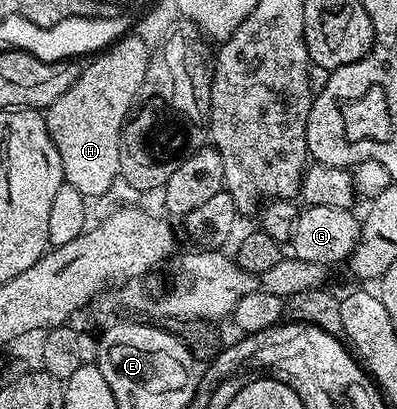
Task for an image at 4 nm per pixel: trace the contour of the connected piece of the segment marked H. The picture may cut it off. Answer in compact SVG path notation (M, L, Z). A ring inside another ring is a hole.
M139 35L123 36L111 48L93 55L81 67L78 82L43 113L62 162L64 183L74 186L85 198L110 191L120 176L120 134L136 102L142 78L146 78L149 59L150 48Z

